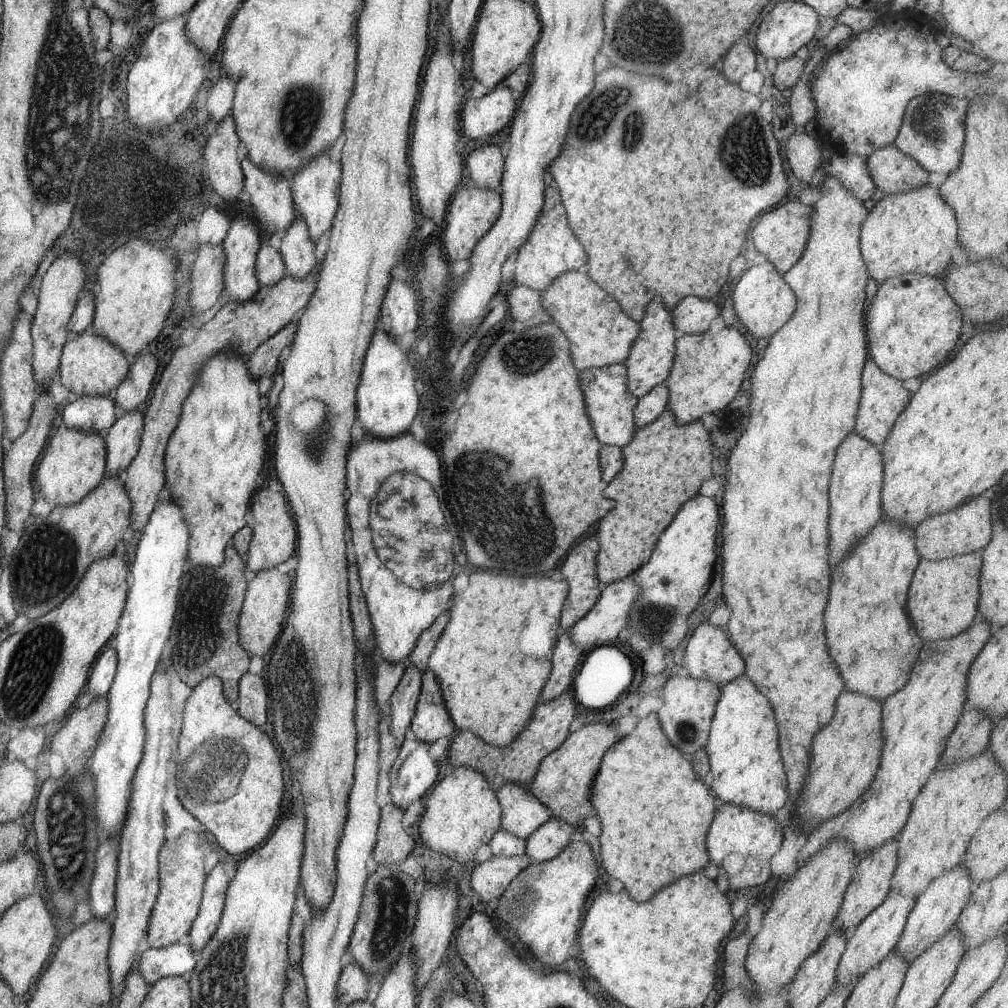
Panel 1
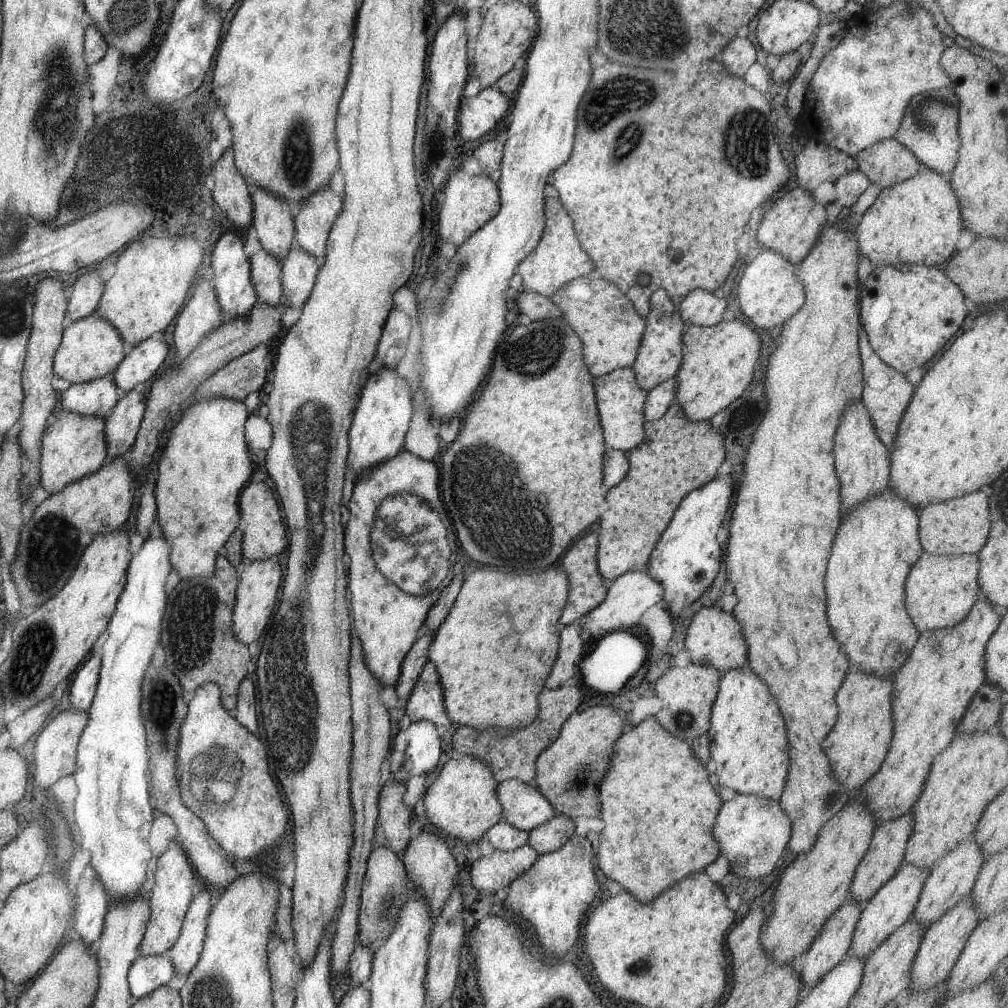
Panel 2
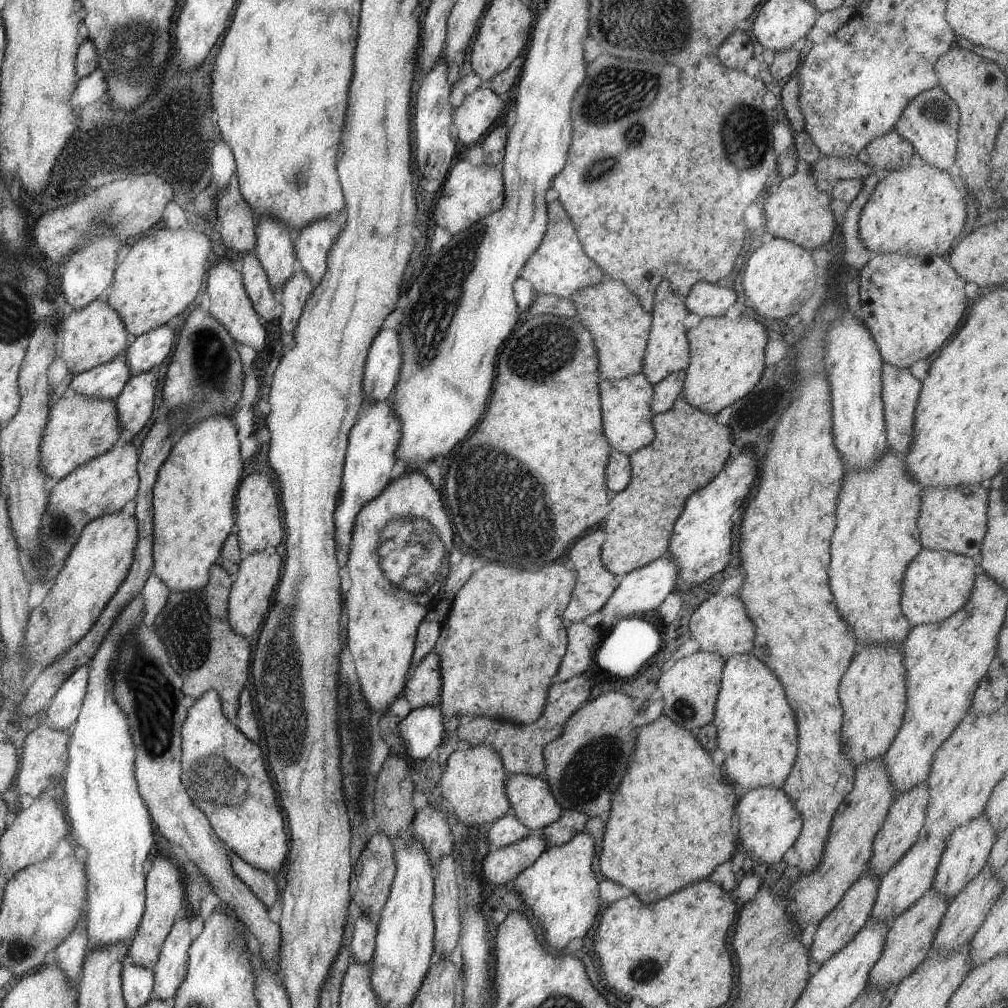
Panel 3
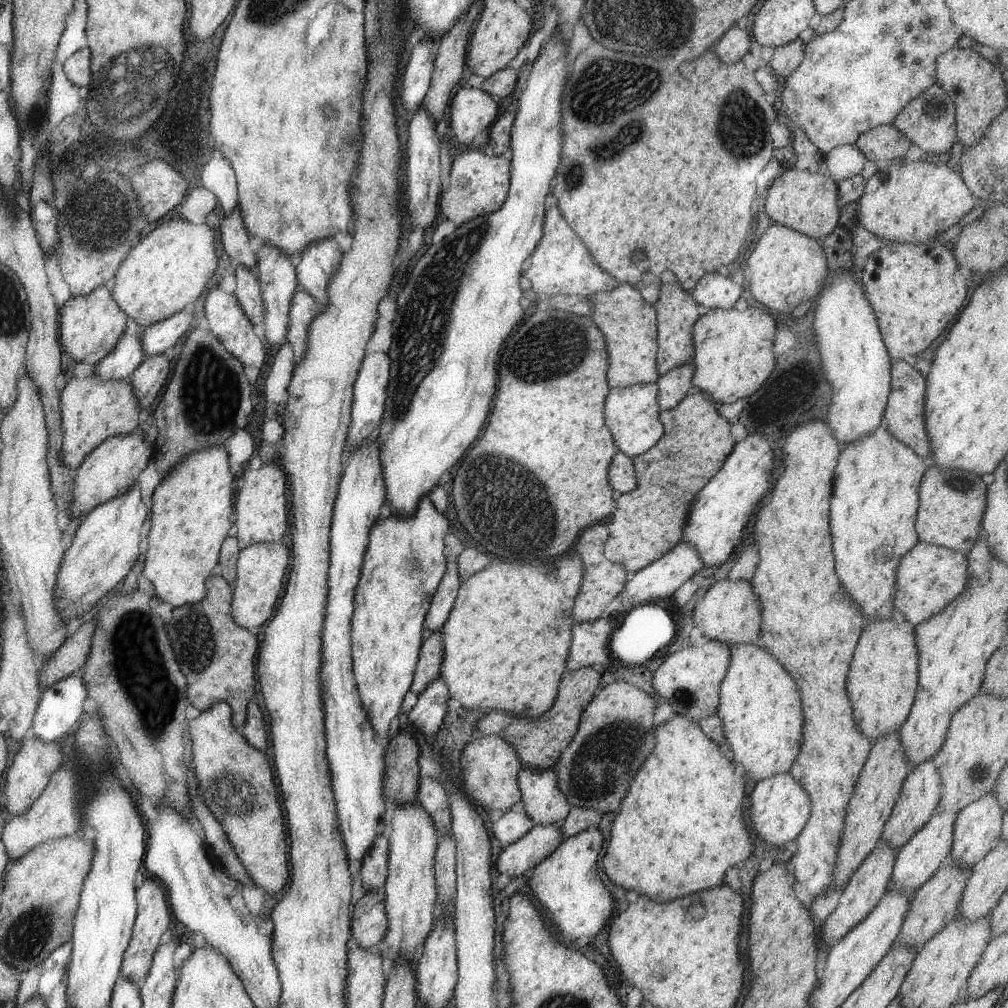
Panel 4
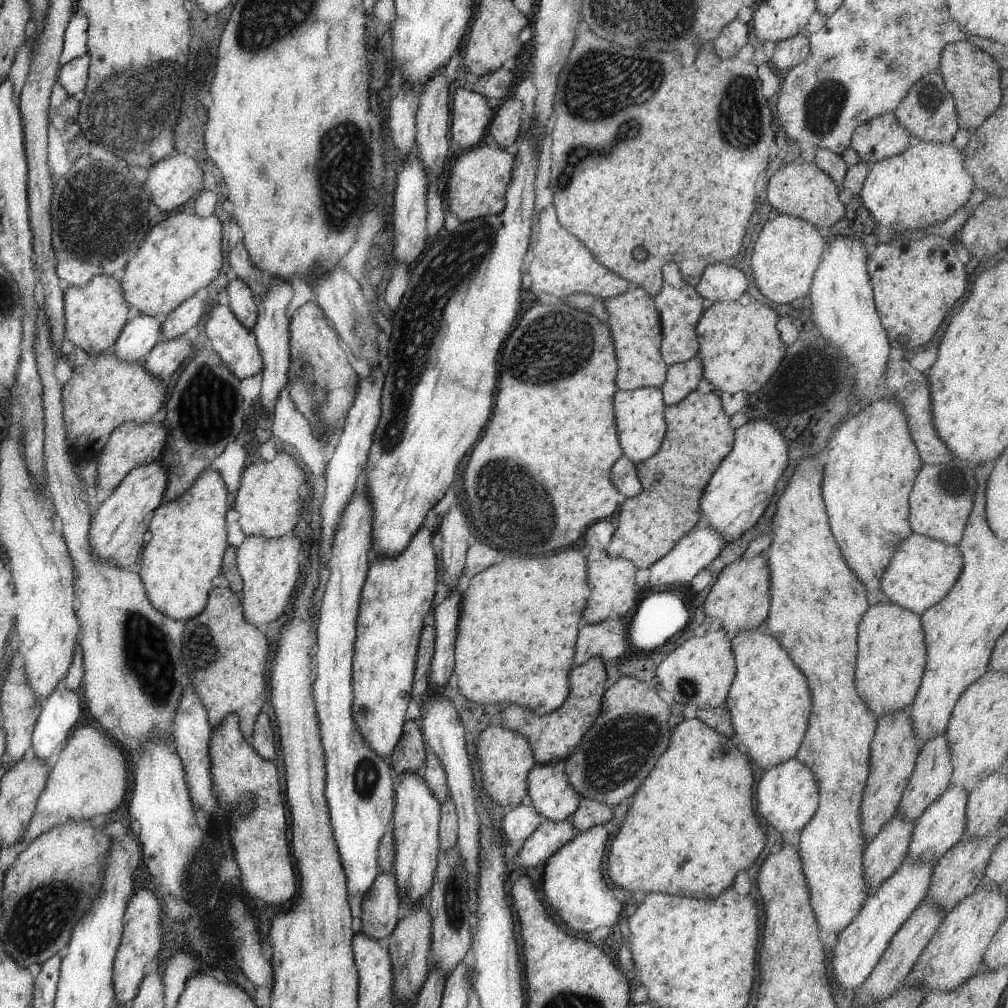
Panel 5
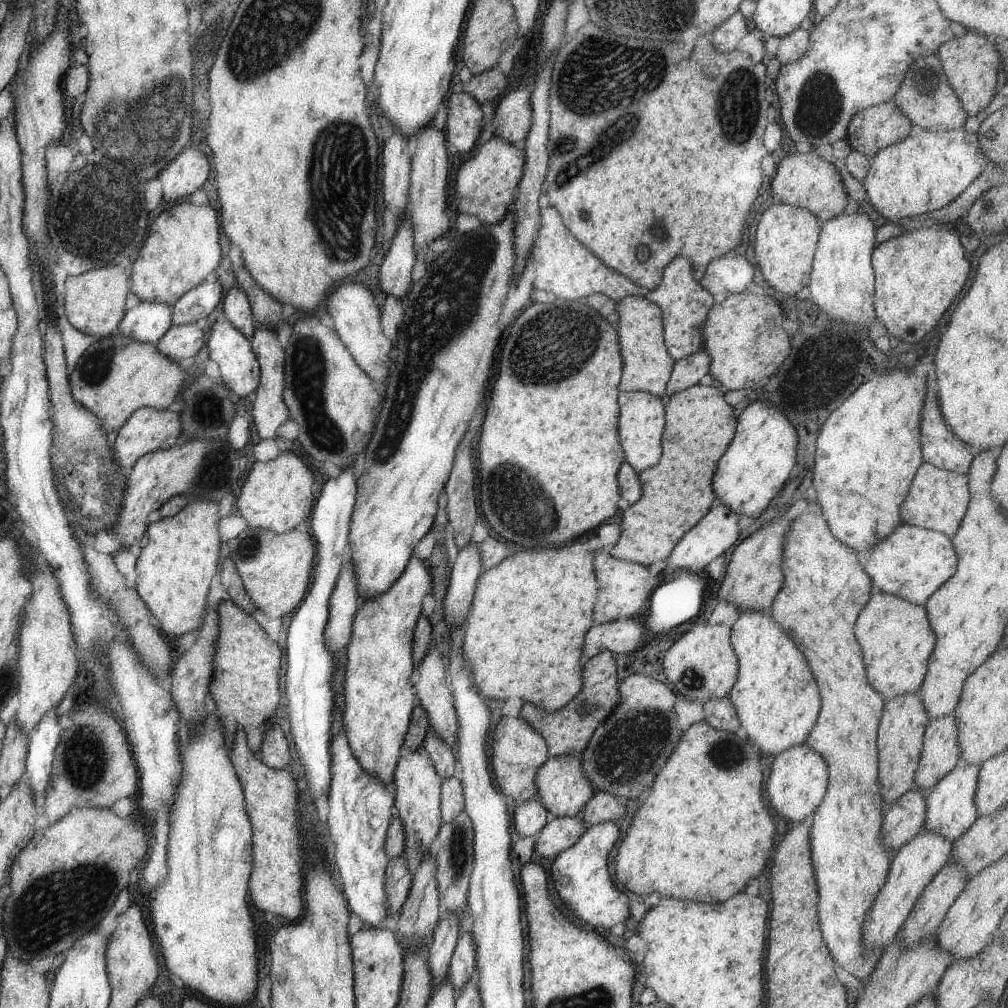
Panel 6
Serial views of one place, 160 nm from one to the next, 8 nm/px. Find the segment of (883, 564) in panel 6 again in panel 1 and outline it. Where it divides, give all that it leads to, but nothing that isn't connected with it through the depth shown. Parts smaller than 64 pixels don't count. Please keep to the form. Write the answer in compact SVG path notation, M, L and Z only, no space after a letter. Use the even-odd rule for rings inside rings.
M980 552L941 561L920 559L907 592L907 611L923 642L954 638L974 622L976 614L979 613L979 578L982 563Z

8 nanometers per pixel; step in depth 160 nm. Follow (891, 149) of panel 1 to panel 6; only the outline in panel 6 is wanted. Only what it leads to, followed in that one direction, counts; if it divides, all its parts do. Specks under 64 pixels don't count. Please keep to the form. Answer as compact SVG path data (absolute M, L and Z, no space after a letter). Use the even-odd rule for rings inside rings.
M892 100L857 112L849 122L846 139L852 150L872 160L878 151L908 138L912 127Z

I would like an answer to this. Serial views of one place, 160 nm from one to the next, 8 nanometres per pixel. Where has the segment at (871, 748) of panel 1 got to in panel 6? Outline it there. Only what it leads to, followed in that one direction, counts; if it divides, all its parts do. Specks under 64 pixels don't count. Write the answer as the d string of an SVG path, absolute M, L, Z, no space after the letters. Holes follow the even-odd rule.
M880 592L871 595L854 624L856 640L862 646L866 676L884 698L916 694L927 673L927 664L936 644L925 607Z

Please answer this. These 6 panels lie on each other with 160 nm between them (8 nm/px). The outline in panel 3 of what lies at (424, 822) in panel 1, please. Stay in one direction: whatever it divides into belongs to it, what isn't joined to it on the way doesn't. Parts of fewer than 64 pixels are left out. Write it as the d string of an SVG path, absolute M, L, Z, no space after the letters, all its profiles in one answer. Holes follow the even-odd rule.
M463 745L447 758L445 768L437 781L442 797L452 806L456 818L468 828L484 824L490 826L502 818L511 808L506 796L505 773L501 758L490 747Z

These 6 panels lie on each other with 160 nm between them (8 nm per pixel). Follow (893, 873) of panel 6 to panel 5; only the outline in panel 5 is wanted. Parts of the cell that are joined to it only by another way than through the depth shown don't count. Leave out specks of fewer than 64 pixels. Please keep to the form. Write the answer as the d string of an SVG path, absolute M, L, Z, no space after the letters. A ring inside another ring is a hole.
M907 856L898 870L867 898L850 926L842 930L836 940L836 946L832 949L832 971L840 988L856 991L862 986L862 982L866 982L866 978L870 977L882 954L888 949L894 934L924 902L933 868L934 865L929 862L916 861Z

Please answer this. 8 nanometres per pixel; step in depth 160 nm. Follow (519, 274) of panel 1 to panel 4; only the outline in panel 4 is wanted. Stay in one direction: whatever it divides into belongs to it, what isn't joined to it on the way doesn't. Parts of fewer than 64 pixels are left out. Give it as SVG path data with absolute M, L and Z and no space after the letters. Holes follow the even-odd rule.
M558 204L547 208L542 238L531 254L523 276L530 280L532 298L556 295L588 298L590 295L614 290L620 283L603 271L593 260L582 239L564 218Z

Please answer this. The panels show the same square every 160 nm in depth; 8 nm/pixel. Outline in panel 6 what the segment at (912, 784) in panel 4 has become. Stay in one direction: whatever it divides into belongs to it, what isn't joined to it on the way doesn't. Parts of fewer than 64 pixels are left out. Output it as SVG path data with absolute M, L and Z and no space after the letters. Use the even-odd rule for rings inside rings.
M955 712L931 721L926 727L915 786L926 796L962 760Z

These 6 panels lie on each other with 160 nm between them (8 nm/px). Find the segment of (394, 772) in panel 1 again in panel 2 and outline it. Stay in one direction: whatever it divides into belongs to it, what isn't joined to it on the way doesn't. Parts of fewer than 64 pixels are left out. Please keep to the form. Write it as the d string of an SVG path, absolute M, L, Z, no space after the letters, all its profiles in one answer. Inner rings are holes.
M406 721L392 742L390 772L392 780L405 785L412 776L428 775L440 762L440 736L428 721Z

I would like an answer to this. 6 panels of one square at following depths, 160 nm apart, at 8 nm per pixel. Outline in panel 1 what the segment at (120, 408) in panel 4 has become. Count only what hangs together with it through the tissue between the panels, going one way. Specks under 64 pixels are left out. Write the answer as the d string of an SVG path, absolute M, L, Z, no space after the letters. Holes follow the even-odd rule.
M64 423L58 430L52 432L42 453L42 460L36 466L33 476L33 490L41 493L52 507L69 507L78 504L91 490L102 484L108 469L108 447L105 445L104 435L79 431L66 427Z

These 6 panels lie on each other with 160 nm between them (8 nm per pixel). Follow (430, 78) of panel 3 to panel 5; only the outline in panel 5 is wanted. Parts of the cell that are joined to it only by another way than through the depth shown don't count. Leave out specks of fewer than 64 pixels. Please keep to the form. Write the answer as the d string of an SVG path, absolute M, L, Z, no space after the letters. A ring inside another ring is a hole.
M412 152L404 160L396 182L398 184L396 184L396 196L394 196L394 236L396 236L394 238L396 240L394 256L398 258L398 262L414 262L422 254L422 250L426 248L426 238L428 238L428 232L426 232L426 214L428 214L426 202L429 186L422 160L418 158L418 154Z

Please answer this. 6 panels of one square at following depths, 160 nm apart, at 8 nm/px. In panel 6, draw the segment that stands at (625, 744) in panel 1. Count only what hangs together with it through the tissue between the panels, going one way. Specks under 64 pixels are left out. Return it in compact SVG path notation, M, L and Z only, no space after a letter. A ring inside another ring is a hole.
M704 721L685 730L666 766L658 772L650 796L640 804L626 837L618 846L614 858L616 880L636 894L658 892L662 896L699 903L724 902L744 891L744 886L768 864L776 836L773 811L764 804L762 796L764 772L760 754L760 747L752 741L716 730Z

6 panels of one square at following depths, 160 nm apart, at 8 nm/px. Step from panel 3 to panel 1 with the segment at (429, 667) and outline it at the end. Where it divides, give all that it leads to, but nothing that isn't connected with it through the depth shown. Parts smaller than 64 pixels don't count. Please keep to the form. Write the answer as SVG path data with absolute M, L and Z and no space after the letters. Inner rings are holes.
M428 668L422 675L421 689L417 709L410 723L410 735L430 744L443 736L453 737L457 732L455 724L444 704L436 675Z

